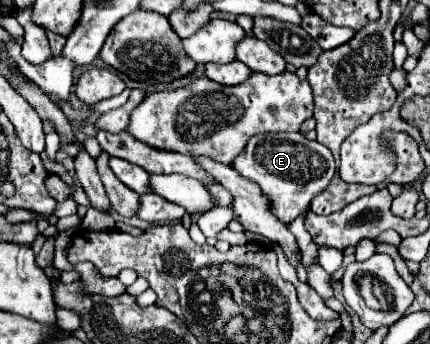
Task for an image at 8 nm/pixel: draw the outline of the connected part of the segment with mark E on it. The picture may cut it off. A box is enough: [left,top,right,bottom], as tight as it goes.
[231,132,335,224]

